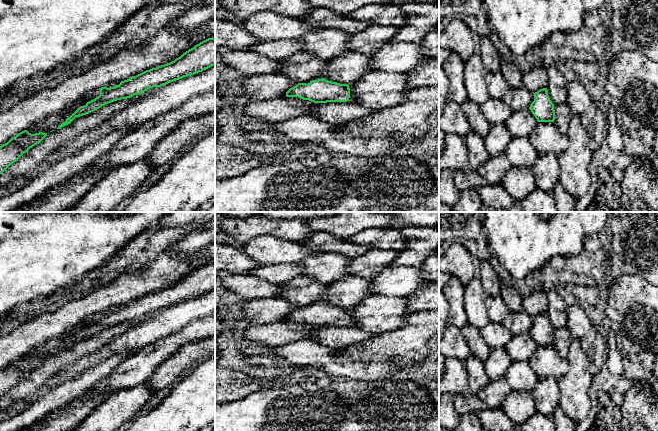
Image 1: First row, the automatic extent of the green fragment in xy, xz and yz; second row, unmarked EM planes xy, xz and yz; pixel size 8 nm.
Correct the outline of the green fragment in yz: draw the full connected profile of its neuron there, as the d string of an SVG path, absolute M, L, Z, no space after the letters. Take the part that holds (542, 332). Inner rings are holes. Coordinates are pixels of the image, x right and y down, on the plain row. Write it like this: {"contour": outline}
{"contour": "M543 312L534 317L534 325L529 333L538 346L554 346L554 328L548 320L547 312Z"}

